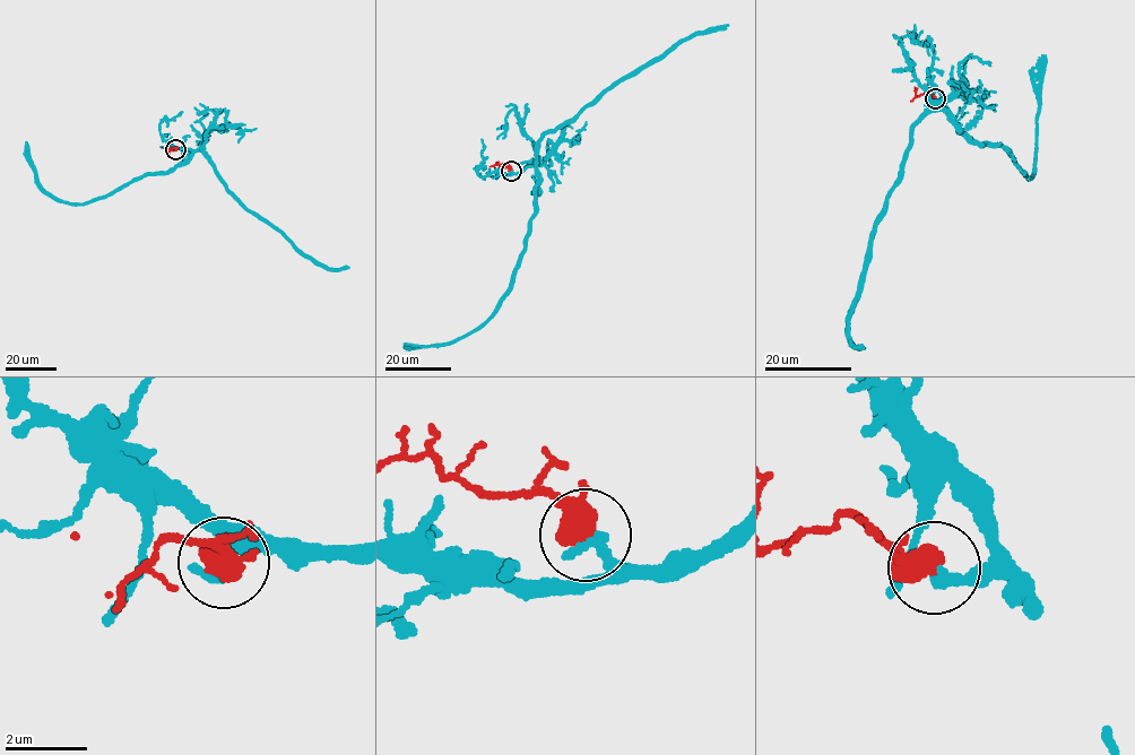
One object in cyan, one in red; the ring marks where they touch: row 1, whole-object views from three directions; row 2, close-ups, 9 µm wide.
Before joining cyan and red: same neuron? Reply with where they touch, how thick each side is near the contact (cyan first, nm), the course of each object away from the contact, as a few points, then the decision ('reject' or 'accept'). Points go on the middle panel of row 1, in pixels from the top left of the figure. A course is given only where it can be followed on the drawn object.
place (511, 171); calibres 300 and 400 nm; course cyan (511, 171), (534, 166), (539, 179), (530, 233), (494, 312), (476, 328), (447, 343), (404, 347); course red (511, 171), (499, 165), (490, 166); reject

